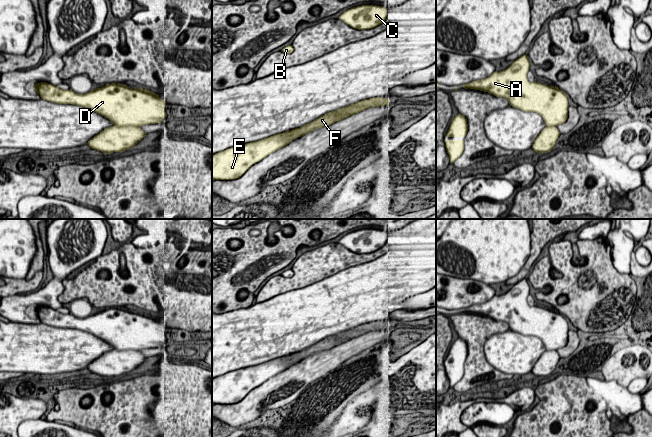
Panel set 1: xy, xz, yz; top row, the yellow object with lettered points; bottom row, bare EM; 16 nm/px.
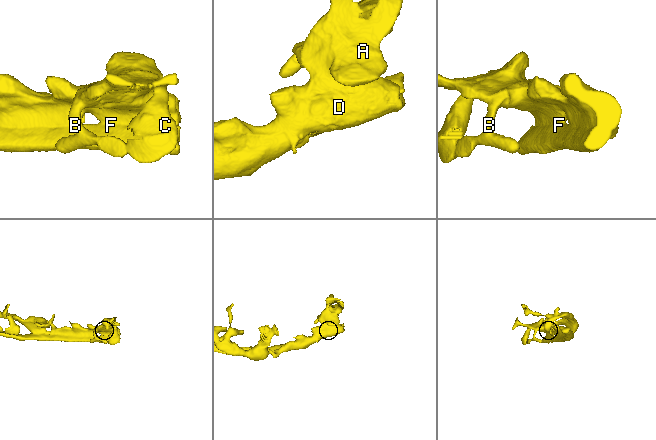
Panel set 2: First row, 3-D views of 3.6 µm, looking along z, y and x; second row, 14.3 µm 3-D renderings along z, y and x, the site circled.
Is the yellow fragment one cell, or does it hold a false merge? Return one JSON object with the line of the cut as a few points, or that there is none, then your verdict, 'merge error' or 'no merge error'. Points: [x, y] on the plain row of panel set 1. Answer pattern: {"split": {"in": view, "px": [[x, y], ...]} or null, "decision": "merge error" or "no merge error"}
{"split": {"in": "xy", "px": [[114, 348], [118, 350], [139, 351]]}, "decision": "merge error"}

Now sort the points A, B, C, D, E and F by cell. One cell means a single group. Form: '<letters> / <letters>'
A B C D E / F

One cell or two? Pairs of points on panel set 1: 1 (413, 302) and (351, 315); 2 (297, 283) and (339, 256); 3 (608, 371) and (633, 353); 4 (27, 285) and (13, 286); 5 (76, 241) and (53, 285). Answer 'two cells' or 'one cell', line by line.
1: two cells
2: one cell
3: one cell
4: one cell
5: one cell

